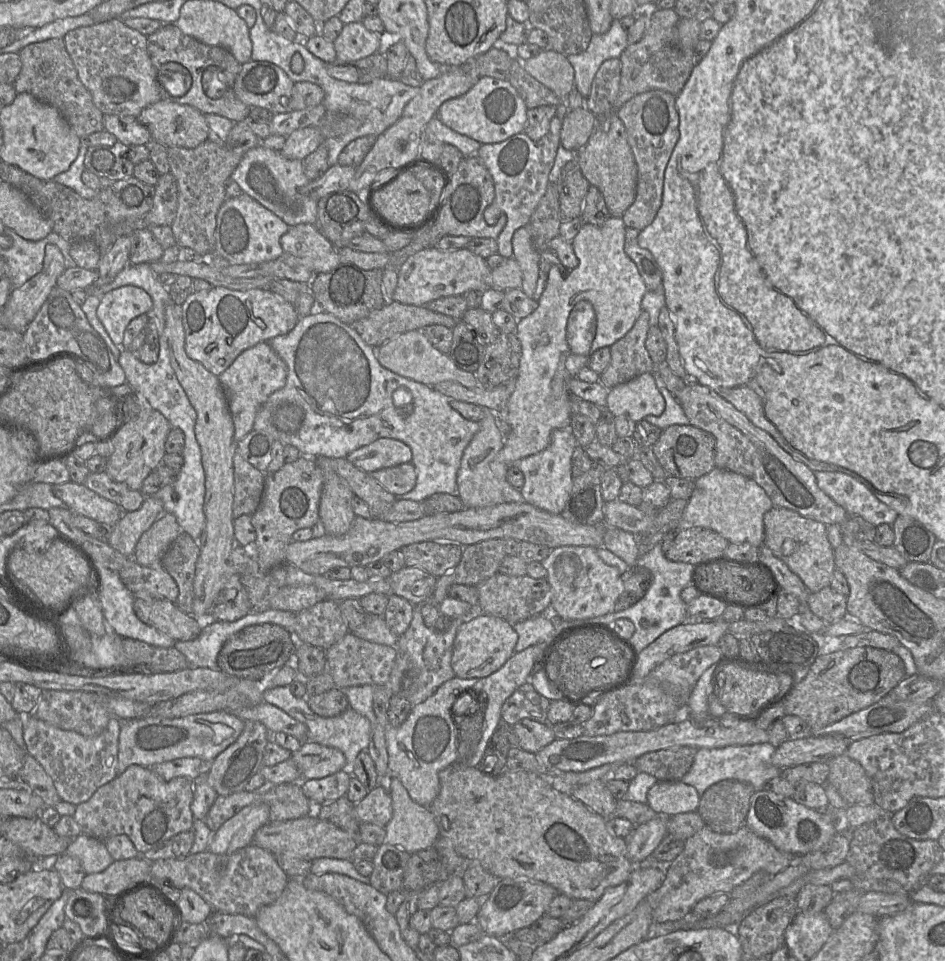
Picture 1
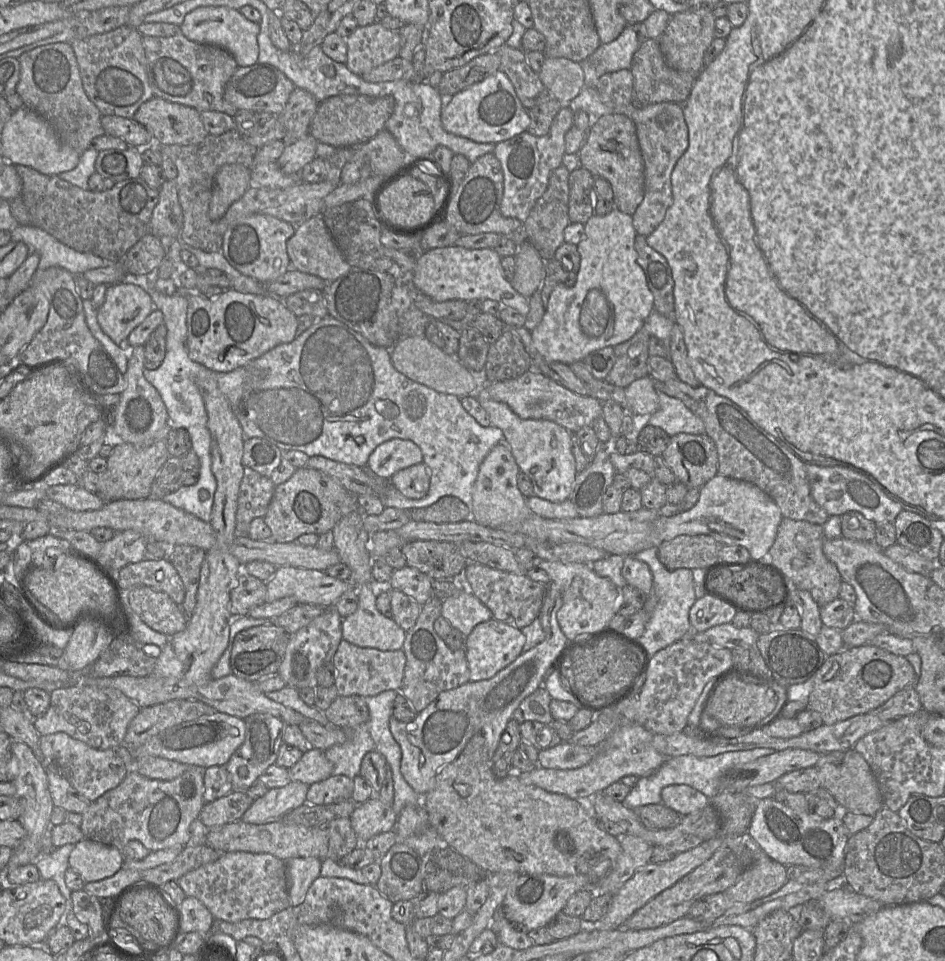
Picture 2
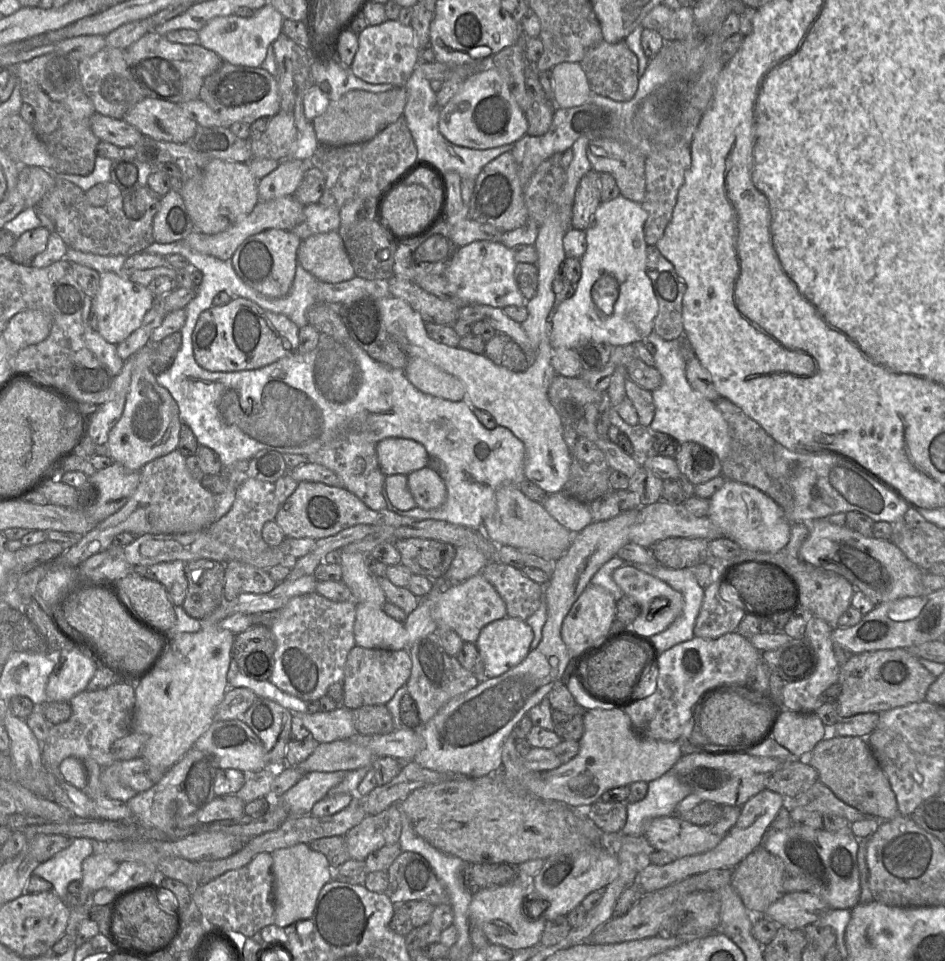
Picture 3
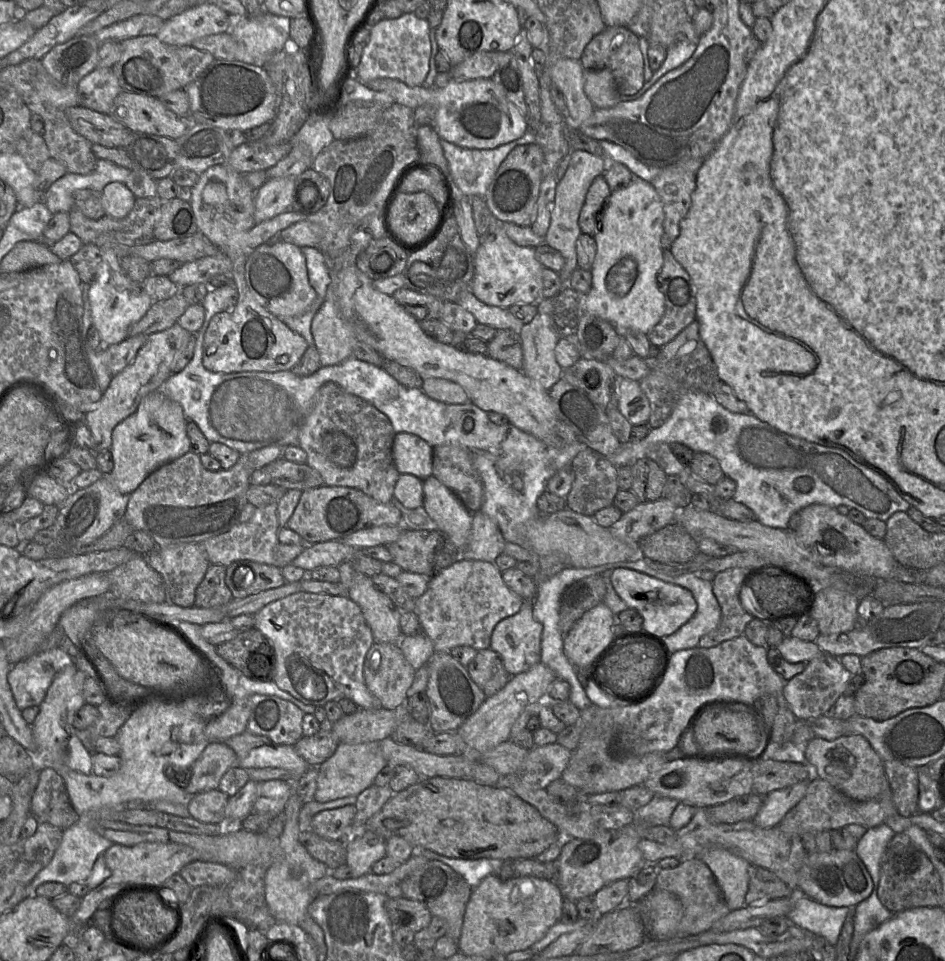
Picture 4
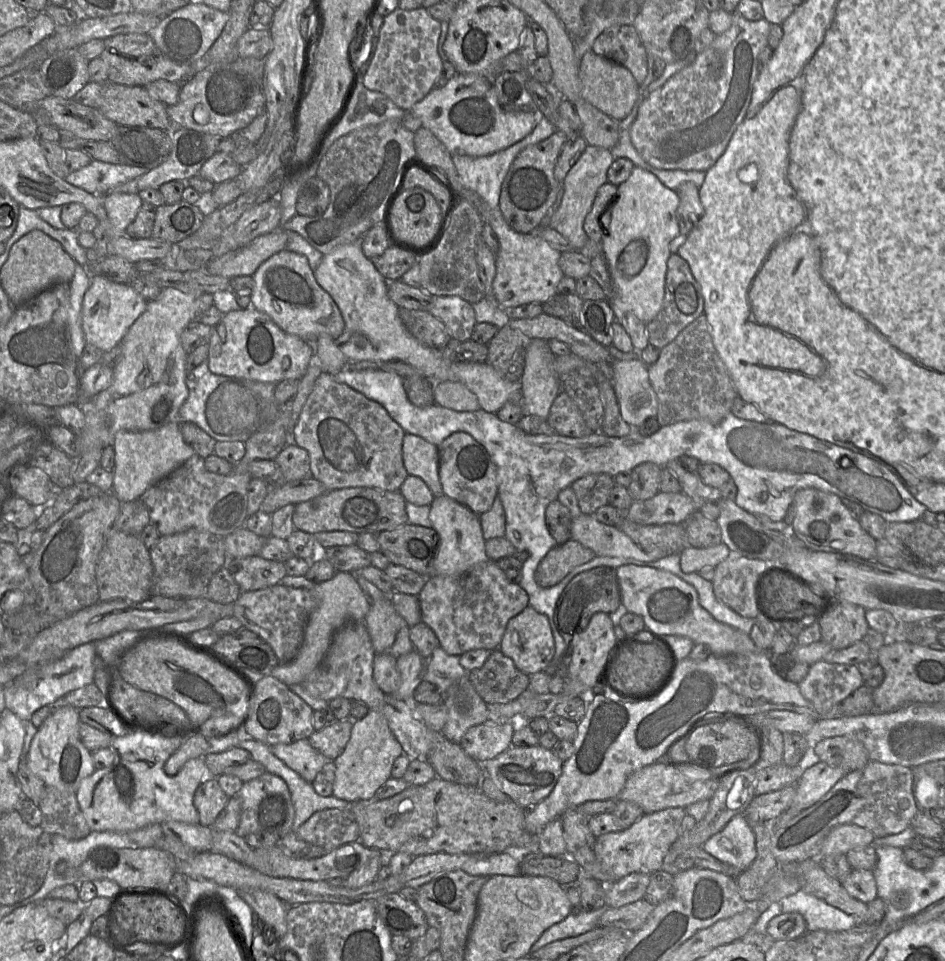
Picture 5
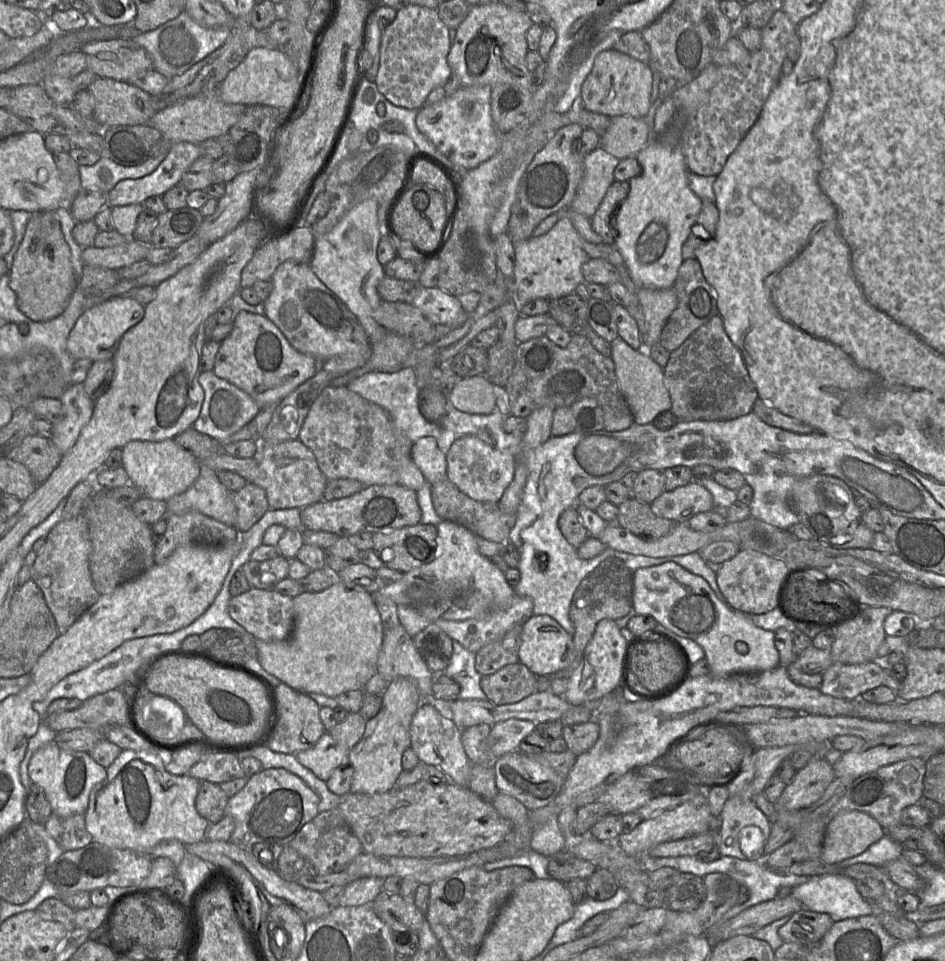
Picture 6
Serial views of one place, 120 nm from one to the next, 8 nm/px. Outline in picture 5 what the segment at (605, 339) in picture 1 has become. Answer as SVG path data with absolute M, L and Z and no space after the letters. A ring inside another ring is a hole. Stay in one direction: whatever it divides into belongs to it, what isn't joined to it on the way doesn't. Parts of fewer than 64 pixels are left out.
M635 166L628 180L618 186L617 195L612 204L612 207L609 208L609 205L610 205L610 202L605 208L605 210L607 211L601 214L601 228L603 231L603 237L600 242L602 253L607 262L609 274L611 276L611 281L612 281L612 290L608 300L609 302L614 302L617 308L621 309L622 311L632 312L639 320L648 324L649 322L655 319L655 317L658 315L659 311L662 308L662 303L663 303L664 295L665 295L665 277L667 272L667 261L672 254L670 249L670 243L677 236L680 235L680 224L677 218L679 196L677 195L676 190L666 187L659 180L659 178L655 176L652 172L645 170L641 167Z

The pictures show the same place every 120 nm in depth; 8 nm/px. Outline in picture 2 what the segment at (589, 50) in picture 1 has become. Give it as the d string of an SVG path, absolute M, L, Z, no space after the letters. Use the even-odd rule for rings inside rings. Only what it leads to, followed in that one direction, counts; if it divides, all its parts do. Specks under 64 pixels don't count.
M627 25L615 40L609 43L601 43L591 55L579 62L584 72L585 87L595 88L598 79L605 73L630 69L632 57L639 45L639 36L631 25Z

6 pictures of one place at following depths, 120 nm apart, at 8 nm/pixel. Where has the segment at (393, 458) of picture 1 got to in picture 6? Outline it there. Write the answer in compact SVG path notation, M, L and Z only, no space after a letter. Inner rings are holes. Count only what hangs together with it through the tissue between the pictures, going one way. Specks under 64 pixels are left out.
M424 437L411 446L411 458L431 485L447 478L446 456L439 449L436 440Z

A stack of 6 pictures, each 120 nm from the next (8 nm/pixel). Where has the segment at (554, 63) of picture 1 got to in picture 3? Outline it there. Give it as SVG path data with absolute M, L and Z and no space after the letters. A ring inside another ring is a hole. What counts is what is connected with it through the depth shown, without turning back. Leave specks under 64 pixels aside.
M562 62L550 70L550 79L557 108L571 108L590 100L591 87L578 62Z

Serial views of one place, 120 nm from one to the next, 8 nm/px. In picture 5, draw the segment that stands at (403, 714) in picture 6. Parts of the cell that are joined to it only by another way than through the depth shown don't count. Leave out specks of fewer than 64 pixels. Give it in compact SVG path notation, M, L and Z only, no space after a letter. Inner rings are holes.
M416 650L403 654L397 658L397 667L401 675L401 685L393 694L387 694L392 698L410 700L415 689L423 681L424 659ZM370 710L363 718L354 720L345 749L333 760L336 766L333 796L349 802L372 799L377 789L391 778L393 763L403 753L383 712Z

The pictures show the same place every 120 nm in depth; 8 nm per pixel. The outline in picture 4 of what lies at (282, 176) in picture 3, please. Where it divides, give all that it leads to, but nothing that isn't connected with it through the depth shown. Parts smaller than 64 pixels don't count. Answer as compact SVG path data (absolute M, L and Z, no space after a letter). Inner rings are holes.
M296 177L272 178L254 194L254 219L256 223L269 220L291 210Z

